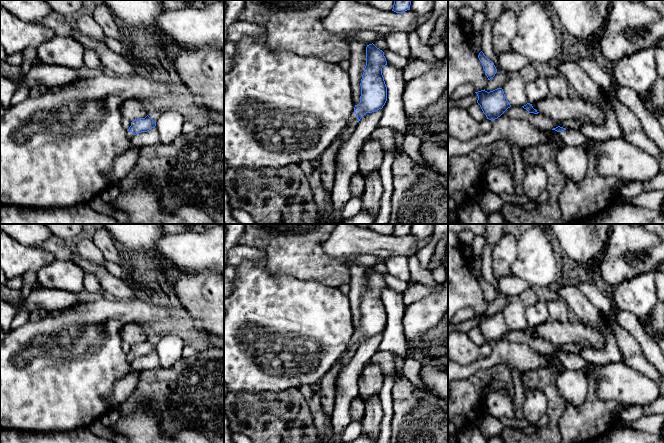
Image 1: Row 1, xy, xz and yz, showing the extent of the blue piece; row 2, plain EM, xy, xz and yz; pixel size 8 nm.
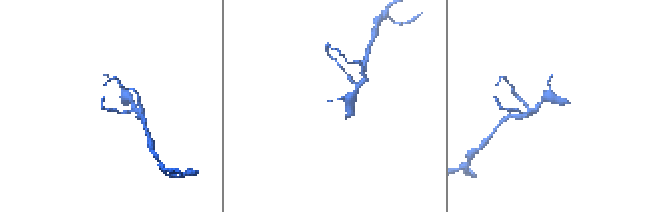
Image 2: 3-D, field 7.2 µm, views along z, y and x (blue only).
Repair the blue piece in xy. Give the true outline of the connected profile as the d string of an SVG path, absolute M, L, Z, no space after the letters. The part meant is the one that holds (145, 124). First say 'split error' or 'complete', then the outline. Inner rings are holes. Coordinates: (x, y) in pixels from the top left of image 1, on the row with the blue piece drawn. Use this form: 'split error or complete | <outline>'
split error | M148 115L145 118L137 119L131 122L131 126L127 130L127 137L131 140L136 134L147 132L156 126L156 121Z

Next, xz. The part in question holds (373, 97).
split error | M373 43L366 47L366 66L361 79L360 103L355 105L346 127L341 130L340 147L350 138L358 122L366 113L382 109L387 101L387 87L382 75L382 68L387 65L384 52Z

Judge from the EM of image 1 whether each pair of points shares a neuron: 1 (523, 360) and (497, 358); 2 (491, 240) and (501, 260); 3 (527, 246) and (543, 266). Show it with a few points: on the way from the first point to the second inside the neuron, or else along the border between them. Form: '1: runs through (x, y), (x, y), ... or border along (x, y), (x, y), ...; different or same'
1: runs through (517, 358), (503, 358); same
2: border along (504, 234), (493, 248); different
3: runs through (532, 251), (538, 261); same

